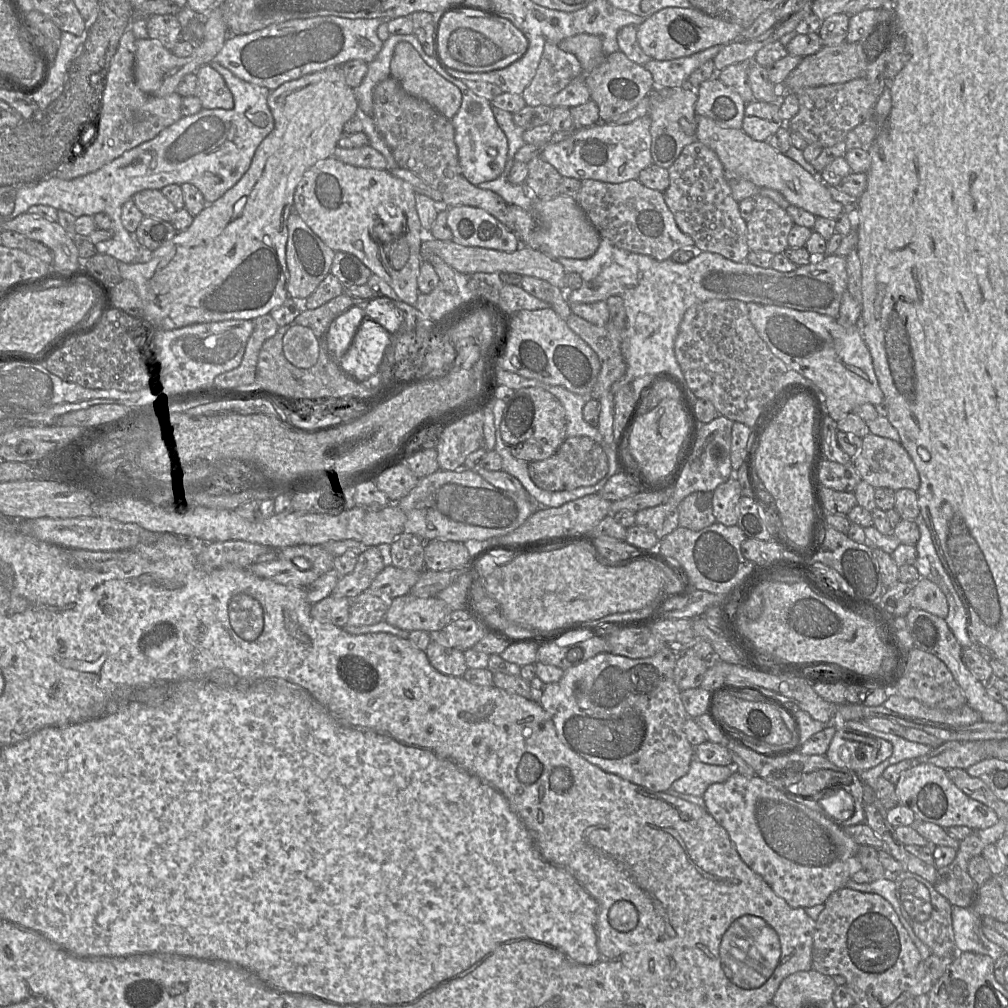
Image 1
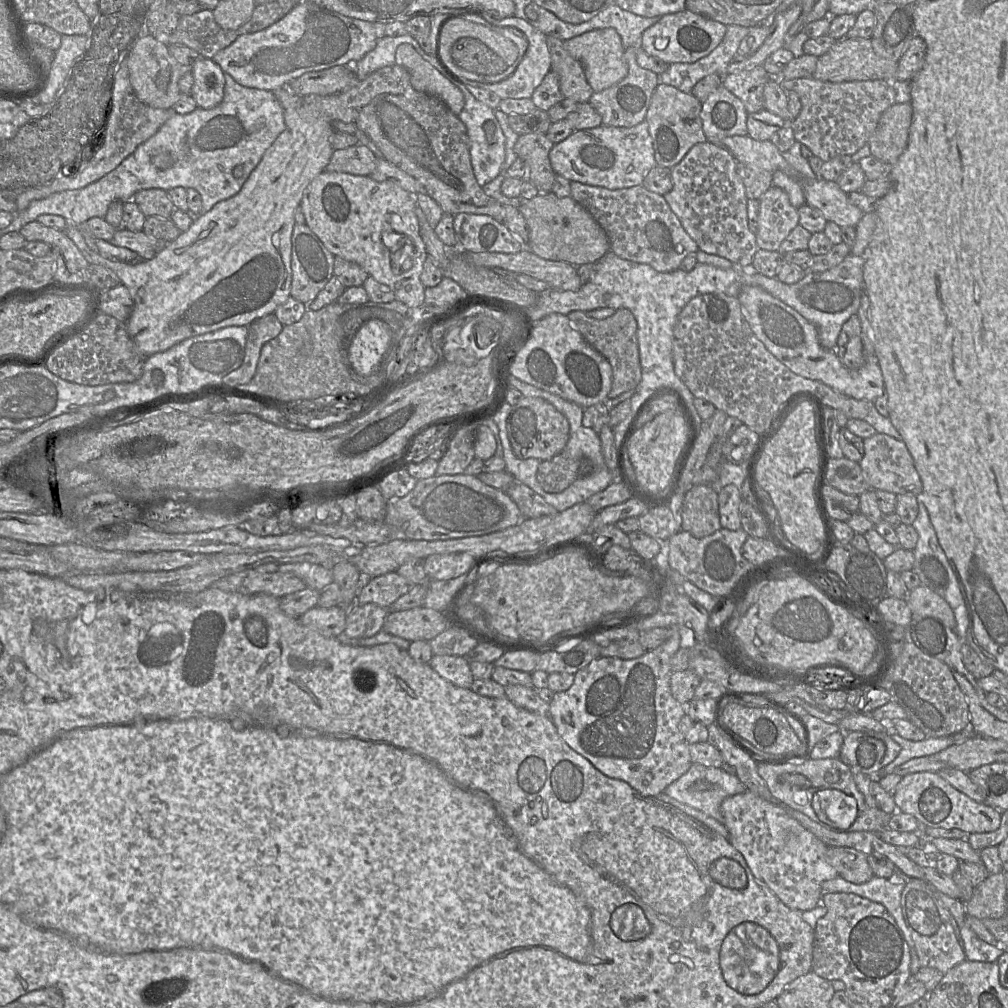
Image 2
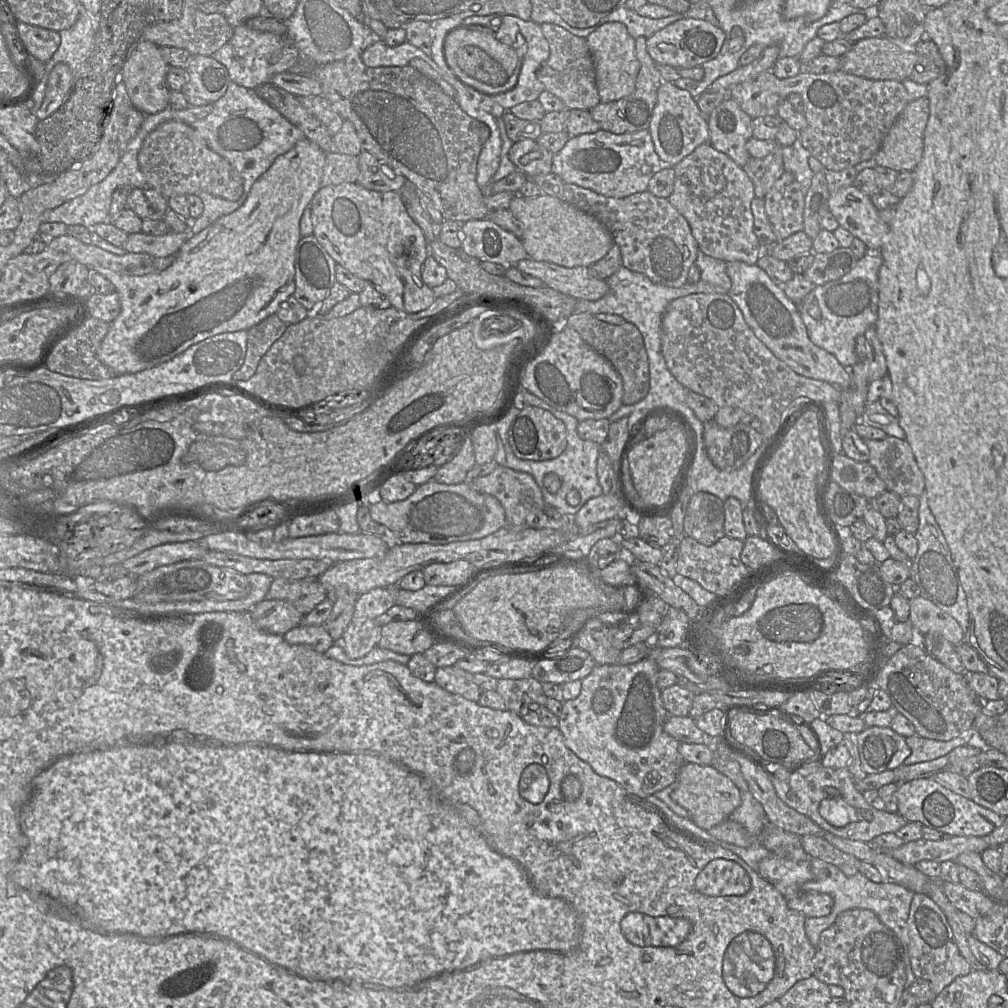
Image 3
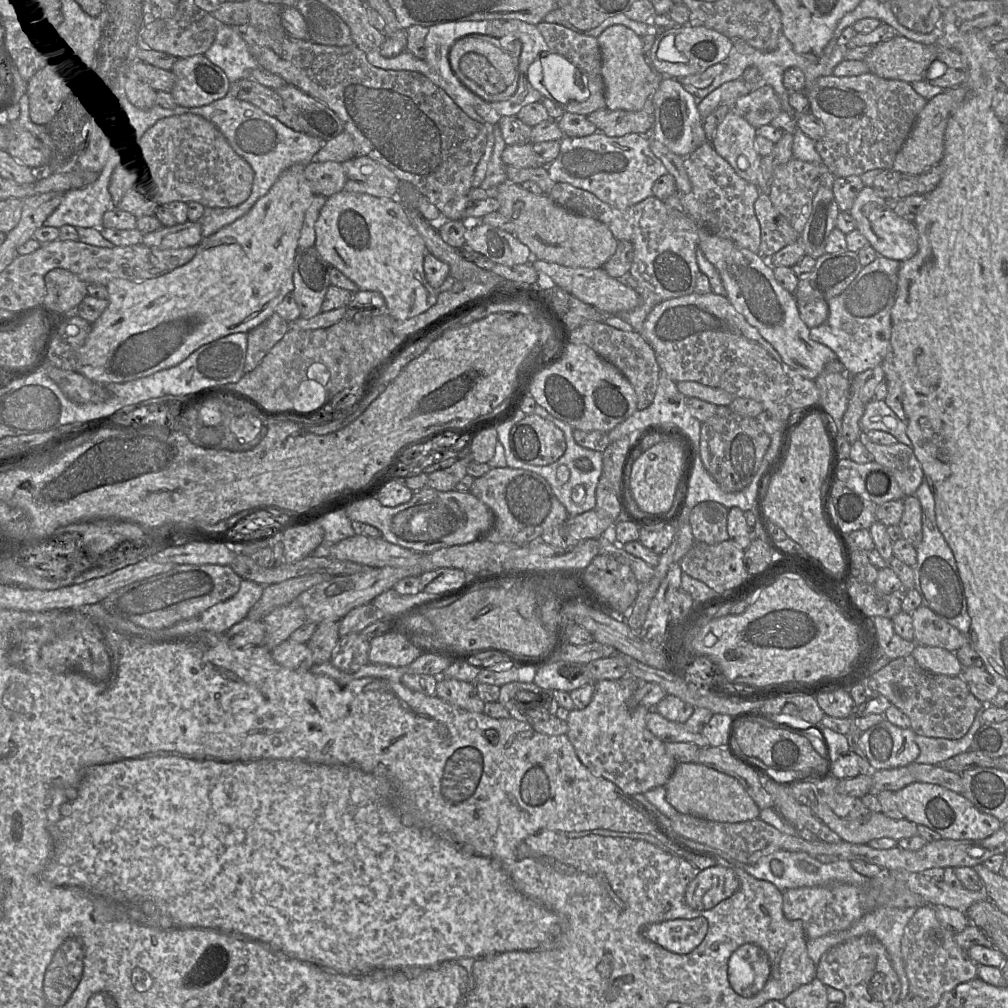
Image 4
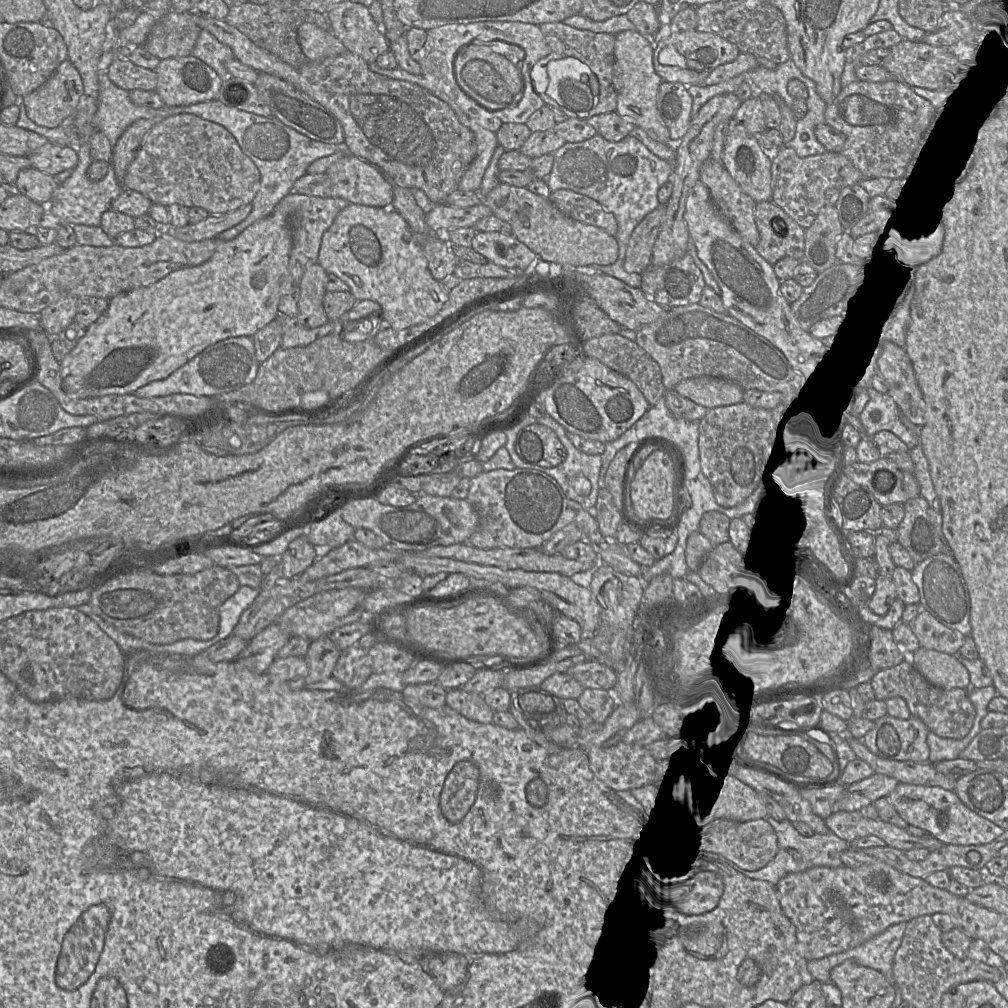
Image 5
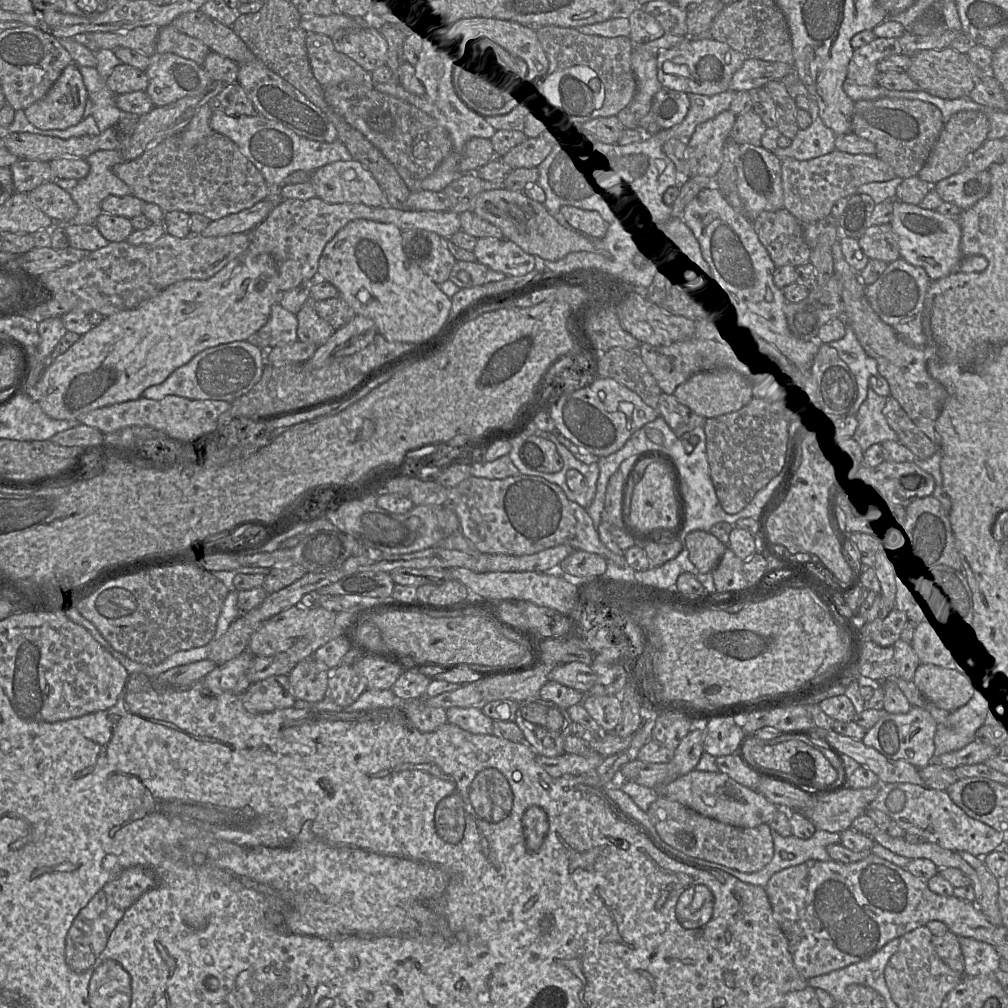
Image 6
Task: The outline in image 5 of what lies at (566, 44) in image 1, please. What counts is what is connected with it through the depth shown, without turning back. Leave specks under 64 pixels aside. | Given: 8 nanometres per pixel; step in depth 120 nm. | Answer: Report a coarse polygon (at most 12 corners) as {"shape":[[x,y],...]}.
{"shape":[[615,35],[616,112],[678,148],[657,109],[654,41]]}

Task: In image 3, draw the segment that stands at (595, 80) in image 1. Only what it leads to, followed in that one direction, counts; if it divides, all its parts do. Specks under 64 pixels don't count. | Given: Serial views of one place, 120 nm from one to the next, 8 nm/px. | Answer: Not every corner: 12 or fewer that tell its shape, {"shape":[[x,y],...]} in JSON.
{"shape":[[635,39],[640,68],[634,92],[589,110],[602,130],[649,129],[662,77]]}

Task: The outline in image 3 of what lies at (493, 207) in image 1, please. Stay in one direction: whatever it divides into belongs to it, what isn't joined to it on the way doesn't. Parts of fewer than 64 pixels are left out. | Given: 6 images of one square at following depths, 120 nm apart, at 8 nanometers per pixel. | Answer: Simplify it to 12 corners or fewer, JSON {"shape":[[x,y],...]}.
{"shape":[[410,65],[291,72],[444,220],[487,219],[490,129]]}

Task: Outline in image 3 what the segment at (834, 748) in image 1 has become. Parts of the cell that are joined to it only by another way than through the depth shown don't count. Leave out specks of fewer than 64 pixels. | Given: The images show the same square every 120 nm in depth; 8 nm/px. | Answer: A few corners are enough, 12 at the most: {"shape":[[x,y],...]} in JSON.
{"shape":[[891,727],[854,740],[866,774],[894,770],[911,754]]}

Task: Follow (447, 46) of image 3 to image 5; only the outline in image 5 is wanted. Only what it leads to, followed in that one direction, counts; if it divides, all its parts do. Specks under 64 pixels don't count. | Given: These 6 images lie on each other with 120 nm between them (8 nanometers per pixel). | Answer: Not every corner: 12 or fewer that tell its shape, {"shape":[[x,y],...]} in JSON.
{"shape":[[482,43],[454,59],[458,85],[509,103],[522,87],[519,68]]}

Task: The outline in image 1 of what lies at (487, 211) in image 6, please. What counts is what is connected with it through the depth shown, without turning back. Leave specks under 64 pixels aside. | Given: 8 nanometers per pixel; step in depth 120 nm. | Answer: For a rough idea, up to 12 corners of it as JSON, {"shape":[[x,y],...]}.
{"shape":[[575,199],[535,200],[537,250],[586,259],[601,236]]}

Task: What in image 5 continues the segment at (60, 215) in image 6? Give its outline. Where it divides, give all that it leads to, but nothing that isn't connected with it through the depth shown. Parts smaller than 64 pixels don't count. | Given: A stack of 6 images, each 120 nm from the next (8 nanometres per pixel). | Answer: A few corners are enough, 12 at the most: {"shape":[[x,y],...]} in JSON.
{"shape":[[30,167],[13,191],[48,205],[58,186],[53,176]]}

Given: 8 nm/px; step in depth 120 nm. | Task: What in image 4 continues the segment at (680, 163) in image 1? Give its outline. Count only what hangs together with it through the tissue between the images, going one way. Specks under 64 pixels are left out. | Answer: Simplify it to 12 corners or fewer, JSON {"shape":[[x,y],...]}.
{"shape":[[708,141],[684,157],[699,225],[759,254],[757,186]]}

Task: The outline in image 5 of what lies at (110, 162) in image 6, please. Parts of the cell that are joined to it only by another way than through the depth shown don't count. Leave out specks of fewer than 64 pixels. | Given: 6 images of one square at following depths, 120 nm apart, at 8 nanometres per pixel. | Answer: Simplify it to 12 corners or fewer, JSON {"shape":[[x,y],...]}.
{"shape":[[89,142],[54,191],[48,212],[62,225],[100,226],[125,189],[110,163],[92,181]]}

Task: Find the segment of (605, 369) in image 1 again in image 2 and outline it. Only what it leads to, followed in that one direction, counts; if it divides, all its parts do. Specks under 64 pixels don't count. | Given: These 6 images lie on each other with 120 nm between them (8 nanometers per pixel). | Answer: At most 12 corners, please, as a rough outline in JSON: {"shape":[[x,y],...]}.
{"shape":[[619,308],[601,320],[567,316],[609,361],[608,398],[636,390],[642,368],[637,321]]}

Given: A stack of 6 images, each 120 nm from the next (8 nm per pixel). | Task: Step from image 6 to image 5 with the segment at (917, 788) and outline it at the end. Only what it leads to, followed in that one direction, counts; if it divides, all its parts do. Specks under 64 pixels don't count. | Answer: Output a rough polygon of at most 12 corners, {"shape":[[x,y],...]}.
{"shape":[[899,782],[886,798],[944,844],[1004,832],[954,791]]}

